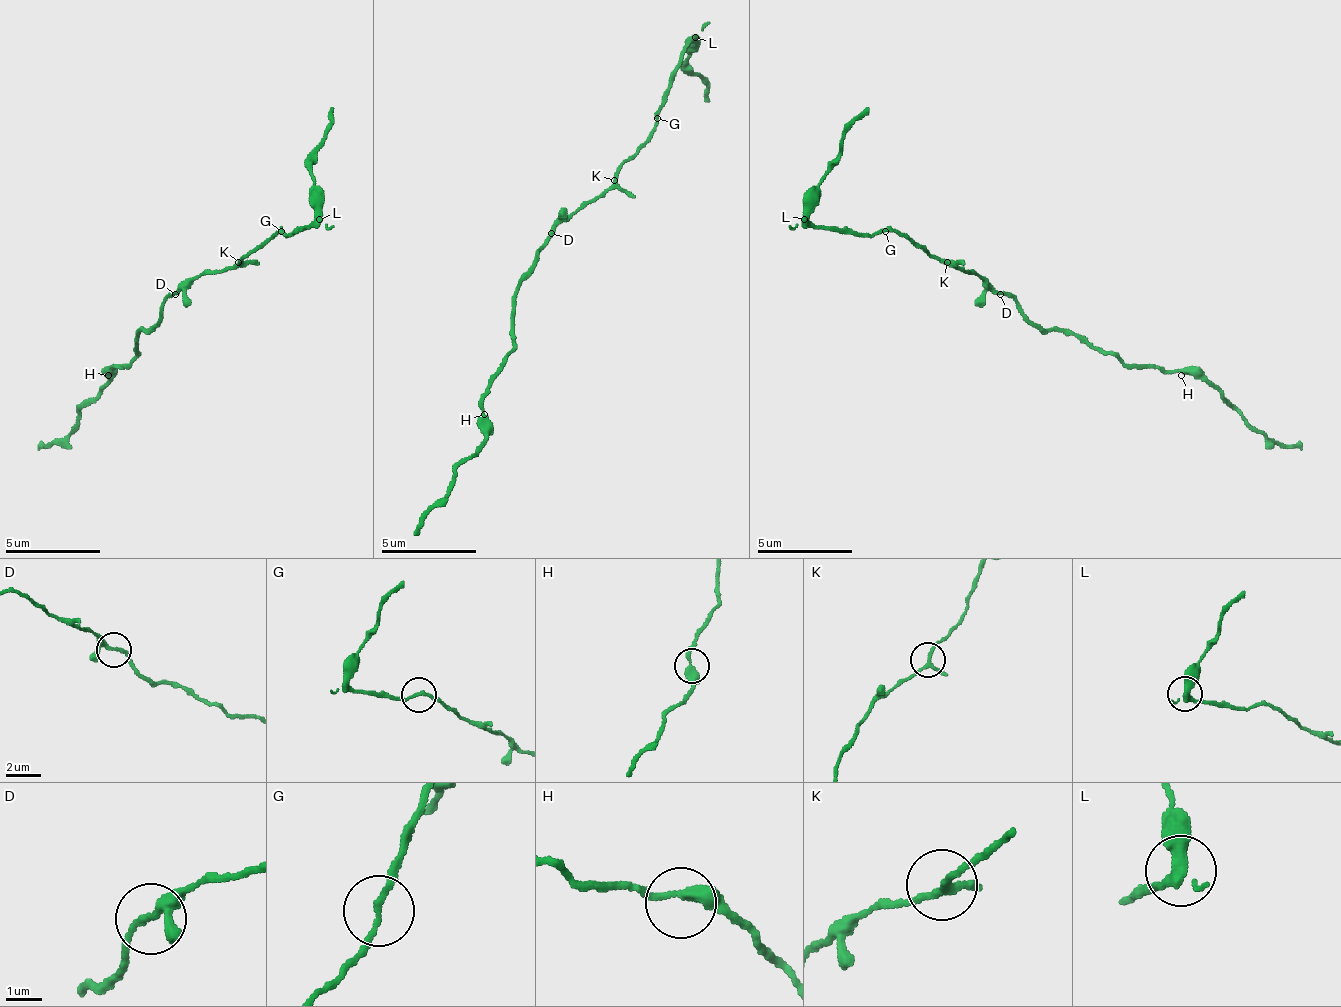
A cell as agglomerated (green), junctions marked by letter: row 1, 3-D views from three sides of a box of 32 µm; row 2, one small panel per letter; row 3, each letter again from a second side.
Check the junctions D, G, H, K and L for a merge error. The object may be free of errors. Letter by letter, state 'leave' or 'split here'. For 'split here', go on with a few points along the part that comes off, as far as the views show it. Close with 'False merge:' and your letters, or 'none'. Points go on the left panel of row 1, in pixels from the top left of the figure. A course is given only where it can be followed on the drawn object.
D: leave
G: leave
H: leave
K: leave
L: split here; course (318, 218), (313, 161), (332, 108)
False merge: L

